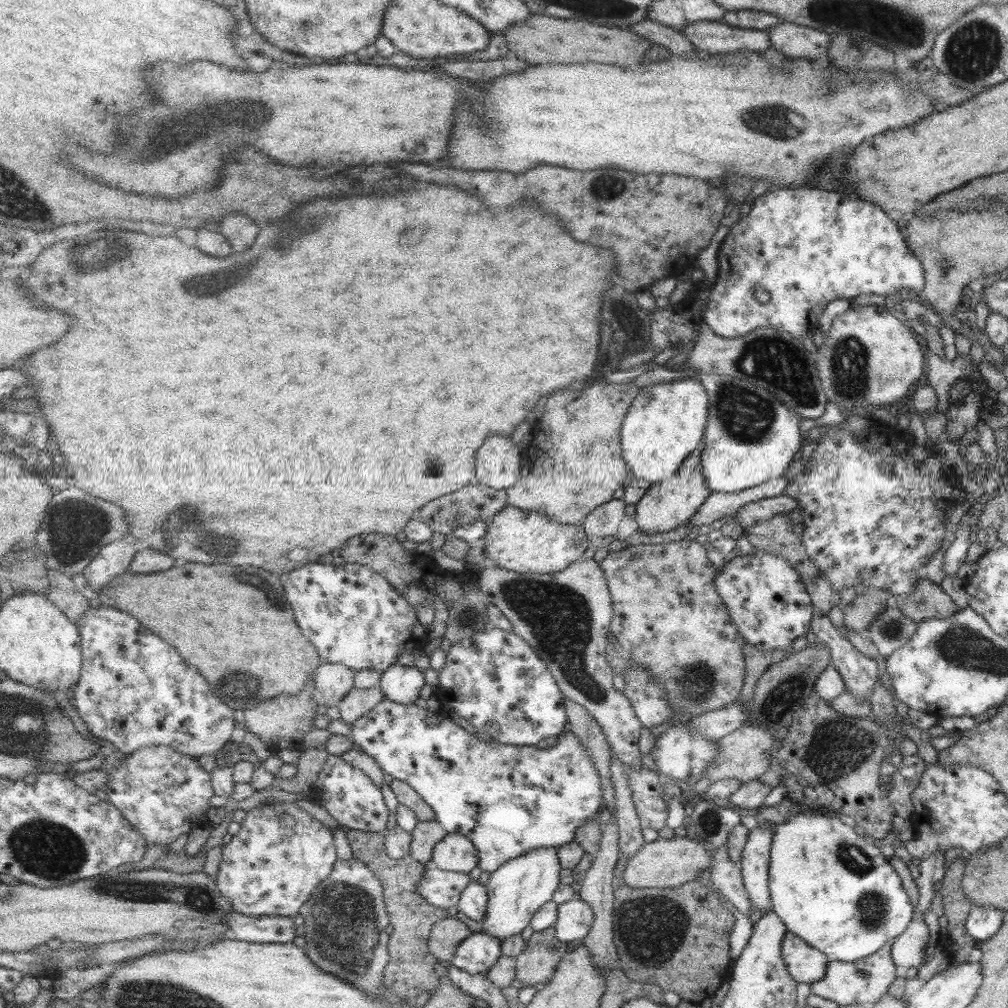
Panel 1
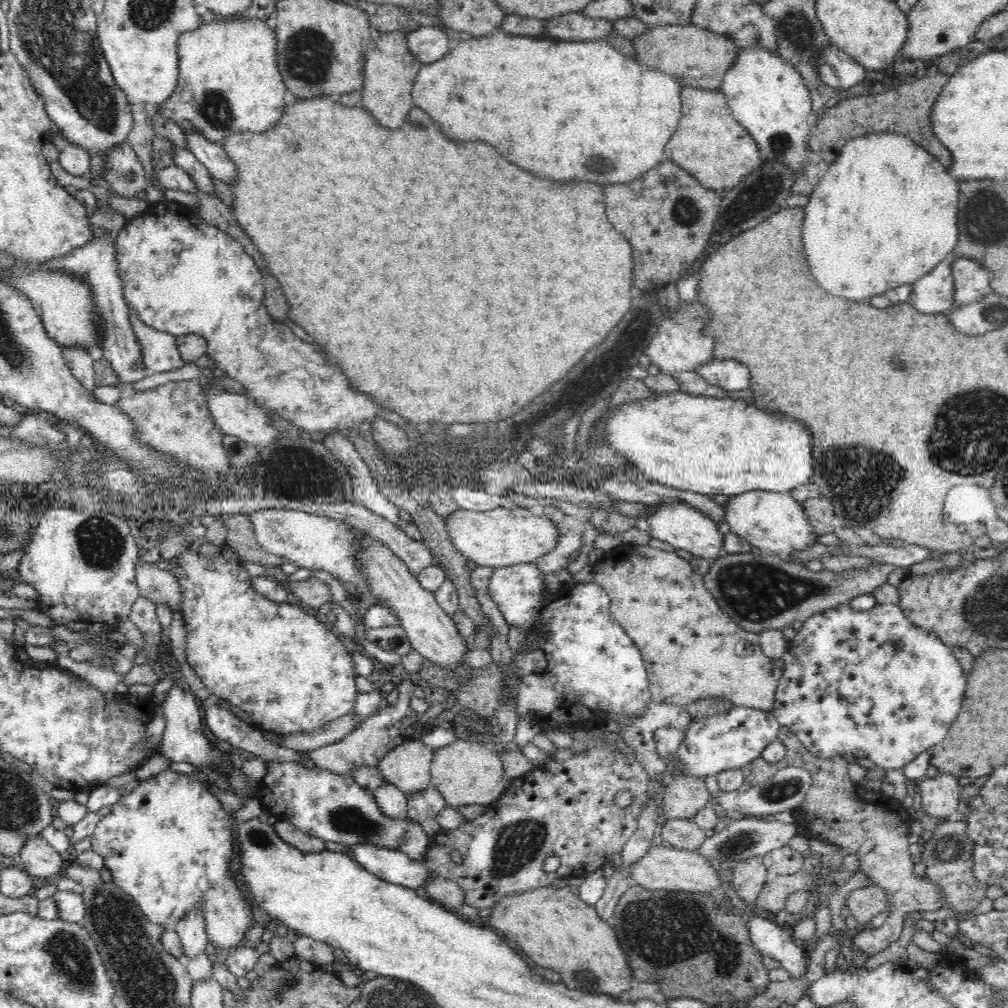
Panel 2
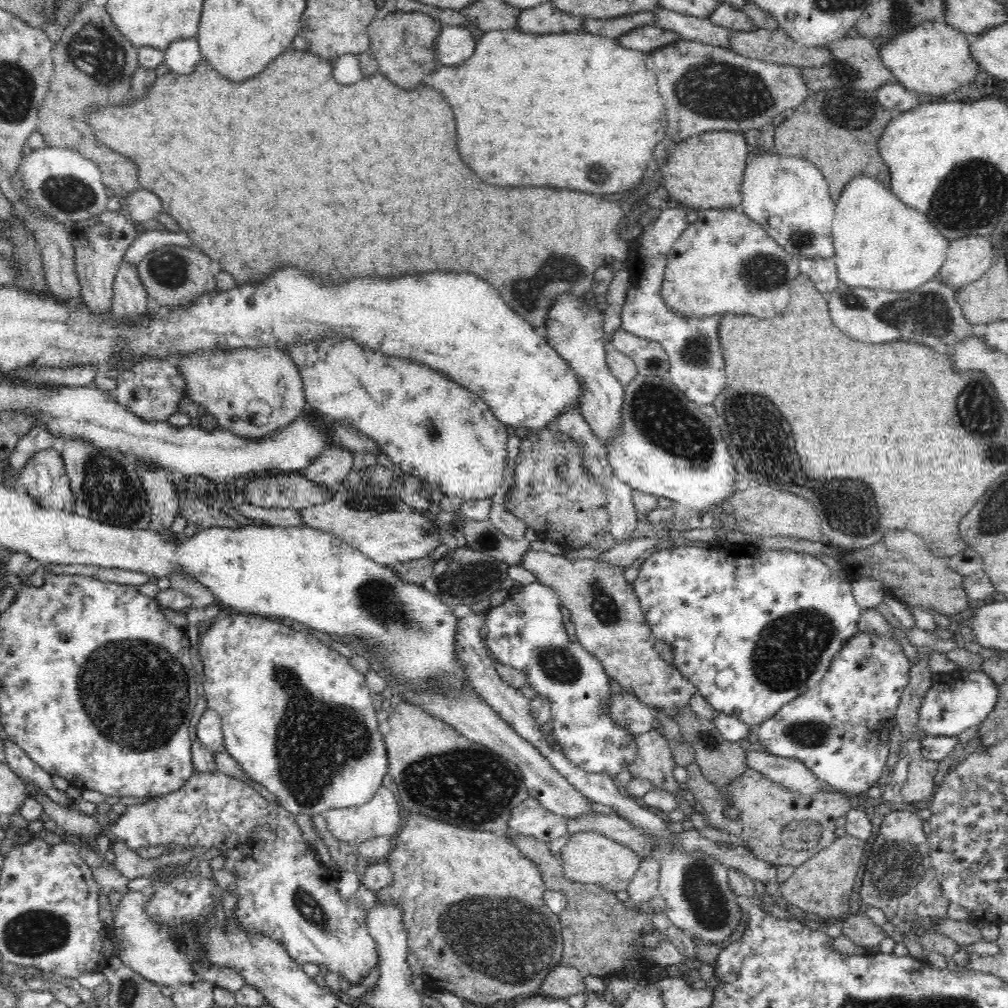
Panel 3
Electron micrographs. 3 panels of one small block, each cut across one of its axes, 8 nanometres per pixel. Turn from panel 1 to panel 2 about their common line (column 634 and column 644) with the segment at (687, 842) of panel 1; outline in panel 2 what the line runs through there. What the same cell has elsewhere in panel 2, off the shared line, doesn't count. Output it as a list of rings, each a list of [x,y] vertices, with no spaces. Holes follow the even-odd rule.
[[[663,841],[657,846],[652,845],[648,854],[638,864],[634,864],[632,877],[637,882],[637,886],[648,890],[676,890],[706,896],[712,896],[718,888],[721,888],[723,880],[721,874],[716,871],[705,855],[696,851],[678,850]]]

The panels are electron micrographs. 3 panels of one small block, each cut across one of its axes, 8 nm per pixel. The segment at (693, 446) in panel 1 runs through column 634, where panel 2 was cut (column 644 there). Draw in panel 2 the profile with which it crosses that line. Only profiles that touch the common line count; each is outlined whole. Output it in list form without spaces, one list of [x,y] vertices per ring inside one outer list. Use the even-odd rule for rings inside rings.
[[[683,391],[674,392],[674,394],[659,394],[658,398],[648,398],[648,400],[640,400],[640,402],[632,402],[622,406],[620,410],[616,410],[612,416],[603,414],[604,424],[596,423],[595,425],[604,425],[608,435],[610,435],[610,443],[612,447],[616,447],[622,452],[625,458],[629,458],[629,462],[633,462],[636,467],[635,474],[639,474],[640,478],[645,478],[654,483],[664,484],[678,490],[688,490],[696,494],[706,494],[707,496],[724,495],[728,497],[738,496],[740,494],[752,493],[753,491],[764,491],[764,493],[791,493],[792,490],[810,484],[814,478],[814,436],[812,436],[812,427],[804,424],[802,420],[792,418],[792,415],[776,414],[776,412],[768,412],[768,410],[760,410],[756,406],[750,406],[742,400],[734,400],[734,398],[708,398],[704,396],[696,396],[694,394],[686,394]]]

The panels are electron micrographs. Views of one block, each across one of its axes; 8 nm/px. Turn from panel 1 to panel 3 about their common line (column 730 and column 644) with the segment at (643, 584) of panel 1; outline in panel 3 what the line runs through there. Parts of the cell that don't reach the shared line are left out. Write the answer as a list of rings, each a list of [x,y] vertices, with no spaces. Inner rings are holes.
[[[532,549],[522,554],[519,564],[535,574],[540,583],[554,589],[562,607],[570,611],[578,643],[601,662],[606,674],[623,689],[633,692],[649,707],[663,708],[673,719],[678,709],[688,706],[696,687],[656,653],[656,637],[646,625],[637,594],[624,580],[624,568],[612,568],[590,558],[572,562],[561,555]]]

